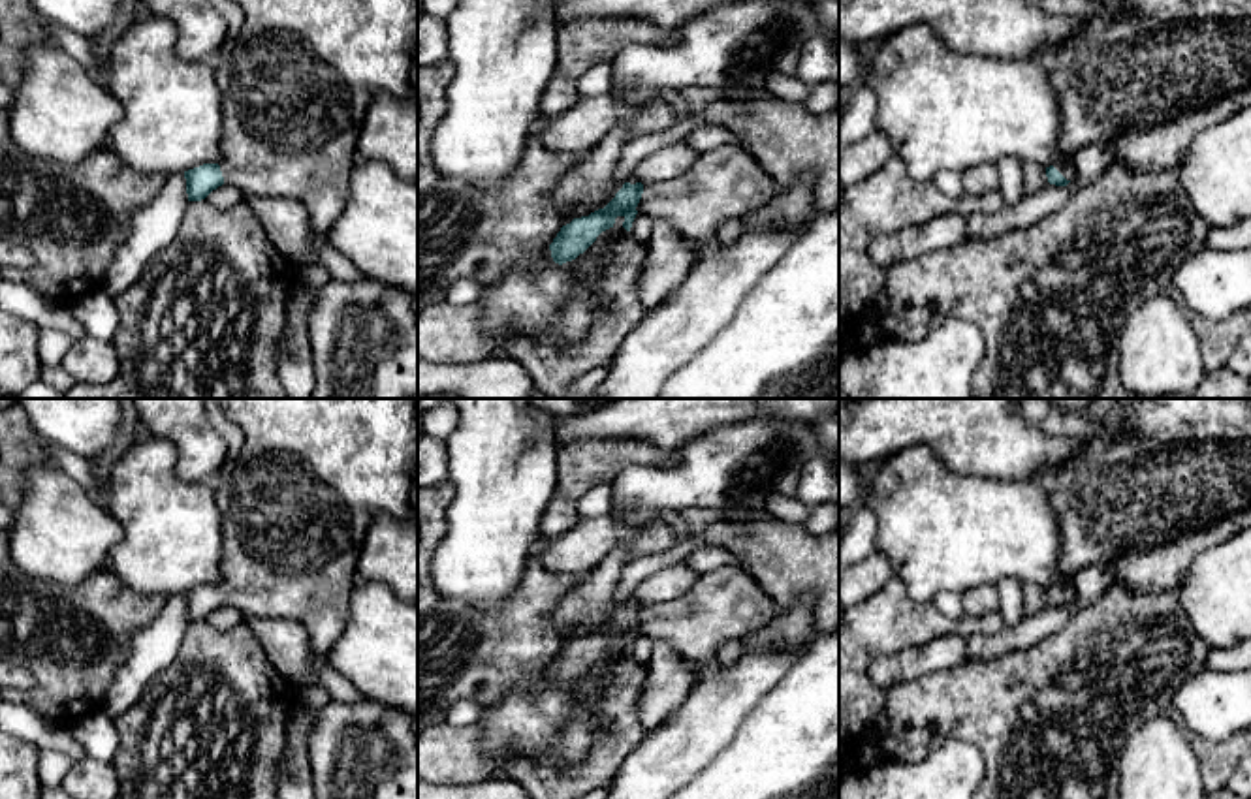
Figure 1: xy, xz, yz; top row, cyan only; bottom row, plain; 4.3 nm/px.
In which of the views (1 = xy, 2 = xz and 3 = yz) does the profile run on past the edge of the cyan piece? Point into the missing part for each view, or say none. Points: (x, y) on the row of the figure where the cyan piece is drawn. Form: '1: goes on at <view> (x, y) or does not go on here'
1: goes on at xy (296, 83)
2: goes on at xz (725, 183)
3: goes on at yz (1137, 64)

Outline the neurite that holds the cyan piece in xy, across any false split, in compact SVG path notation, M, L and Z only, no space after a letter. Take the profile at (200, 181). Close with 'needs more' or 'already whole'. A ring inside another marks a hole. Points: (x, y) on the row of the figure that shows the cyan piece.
M233 0L245 15L243 28L235 41L216 60L216 83L222 96L222 162L203 164L184 171L188 201L201 201L218 186L231 184L243 194L263 197L299 199L310 218L316 235L325 237L331 224L342 212L348 201L348 180L357 162L357 137L365 113L378 92L389 92L399 100L412 96L410 68L418 49L418 0Z | needs more

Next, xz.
M721 145L698 154L685 175L668 182L625 182L604 209L561 227L549 244L551 258L559 265L572 261L613 227L617 216L625 218L623 227L630 231L638 214L668 222L700 256L721 244L719 226L724 220L743 220L777 192L779 184L754 156L739 145Z | needs more

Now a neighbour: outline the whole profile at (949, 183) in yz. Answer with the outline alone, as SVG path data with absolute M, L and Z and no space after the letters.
M939 171L933 180L935 188L952 197L952 199L959 199L965 196L963 186L961 186L961 173L956 171Z

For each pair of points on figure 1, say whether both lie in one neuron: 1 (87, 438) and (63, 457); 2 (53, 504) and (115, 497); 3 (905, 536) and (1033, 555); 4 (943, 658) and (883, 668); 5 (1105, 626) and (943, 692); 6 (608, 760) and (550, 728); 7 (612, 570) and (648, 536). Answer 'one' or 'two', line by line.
1: two
2: two
3: one
4: one
5: one
6: two
7: two

